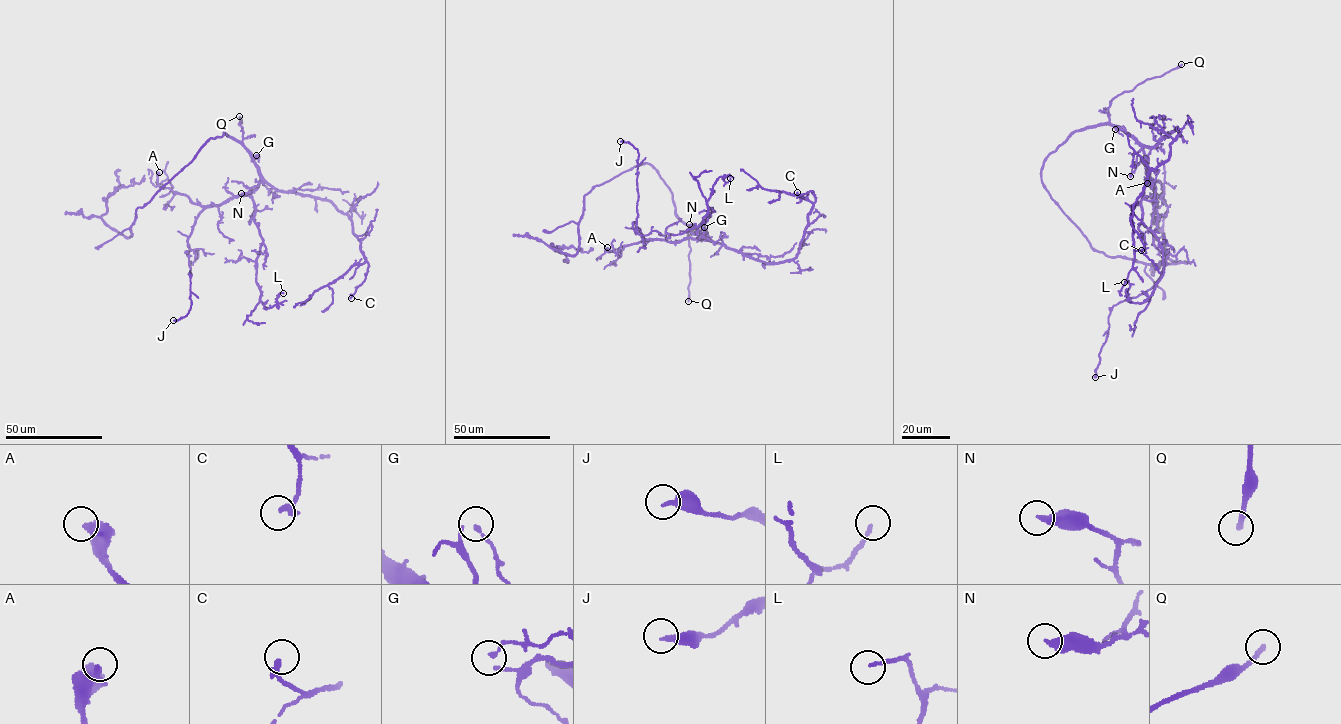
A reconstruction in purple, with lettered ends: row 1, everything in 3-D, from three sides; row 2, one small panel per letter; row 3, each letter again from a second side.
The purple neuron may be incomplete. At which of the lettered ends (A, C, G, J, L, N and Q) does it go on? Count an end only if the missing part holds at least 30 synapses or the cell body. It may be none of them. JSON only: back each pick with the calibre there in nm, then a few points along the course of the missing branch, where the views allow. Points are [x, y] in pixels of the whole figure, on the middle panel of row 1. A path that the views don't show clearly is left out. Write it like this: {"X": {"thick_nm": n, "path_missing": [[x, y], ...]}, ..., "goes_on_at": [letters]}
{"goes_on_at": []}

